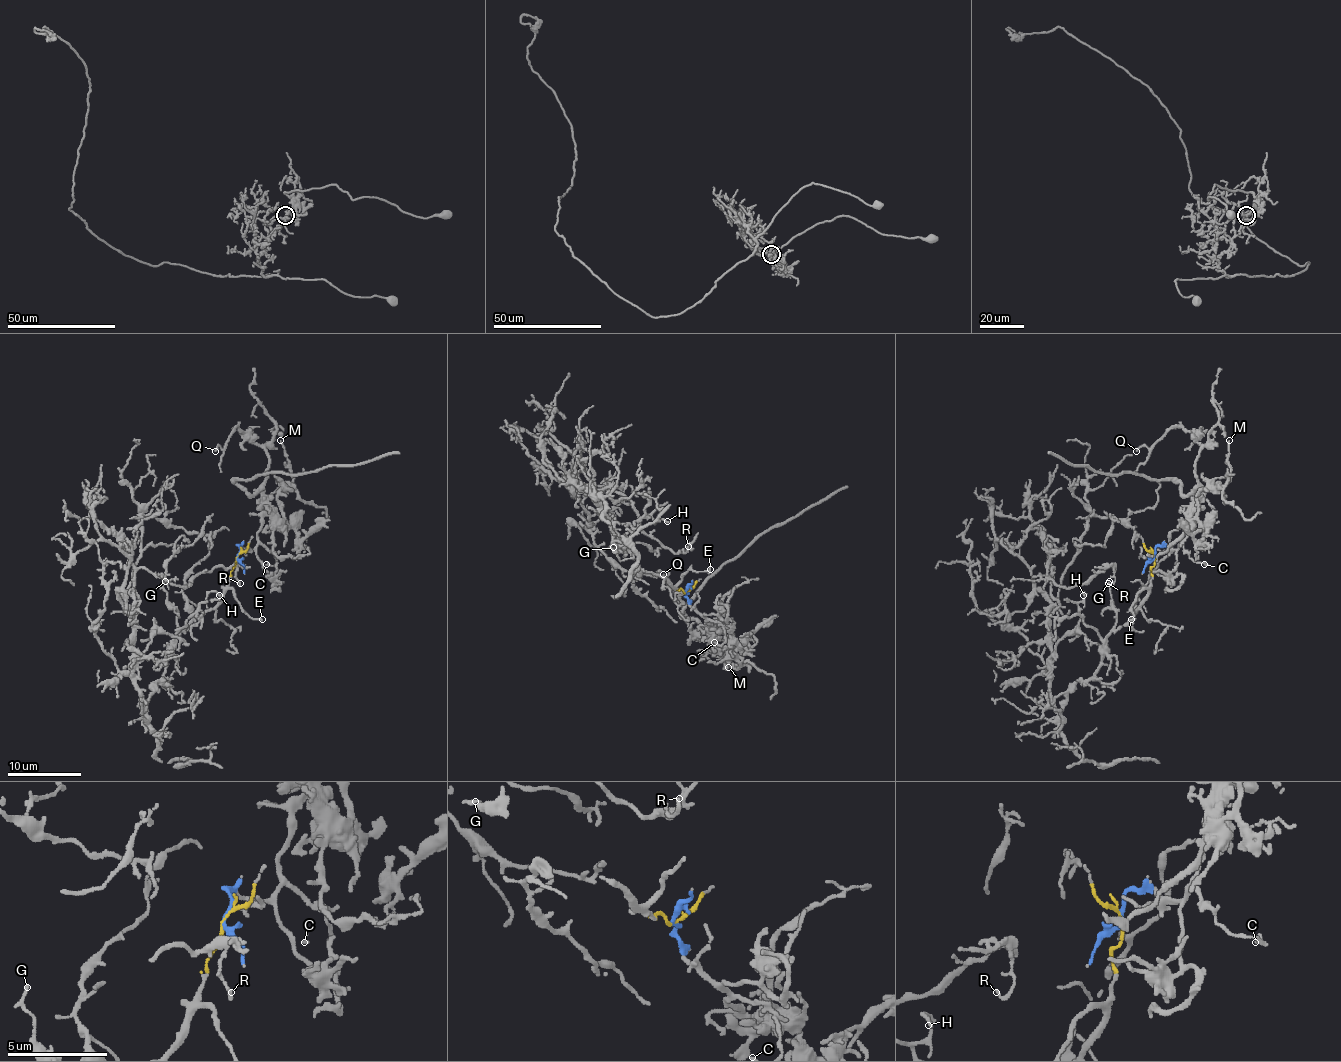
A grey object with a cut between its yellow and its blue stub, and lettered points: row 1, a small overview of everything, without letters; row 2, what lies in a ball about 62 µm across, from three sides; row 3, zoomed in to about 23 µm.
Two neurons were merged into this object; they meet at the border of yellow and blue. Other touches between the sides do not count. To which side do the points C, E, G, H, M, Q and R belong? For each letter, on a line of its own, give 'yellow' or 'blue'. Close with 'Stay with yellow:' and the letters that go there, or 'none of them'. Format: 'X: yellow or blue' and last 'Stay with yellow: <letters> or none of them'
C: blue
E: yellow
G: yellow
H: yellow
M: blue
Q: blue
R: yellow
Stay with yellow: E, G, H, R

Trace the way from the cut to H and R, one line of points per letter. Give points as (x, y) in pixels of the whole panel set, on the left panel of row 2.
H: (236, 557), (223, 597), (173, 638), (210, 592), (220, 596)
R: (236, 557), (223, 597), (175, 638), (146, 703), (134, 573), (183, 588), (216, 566), (240, 583)

